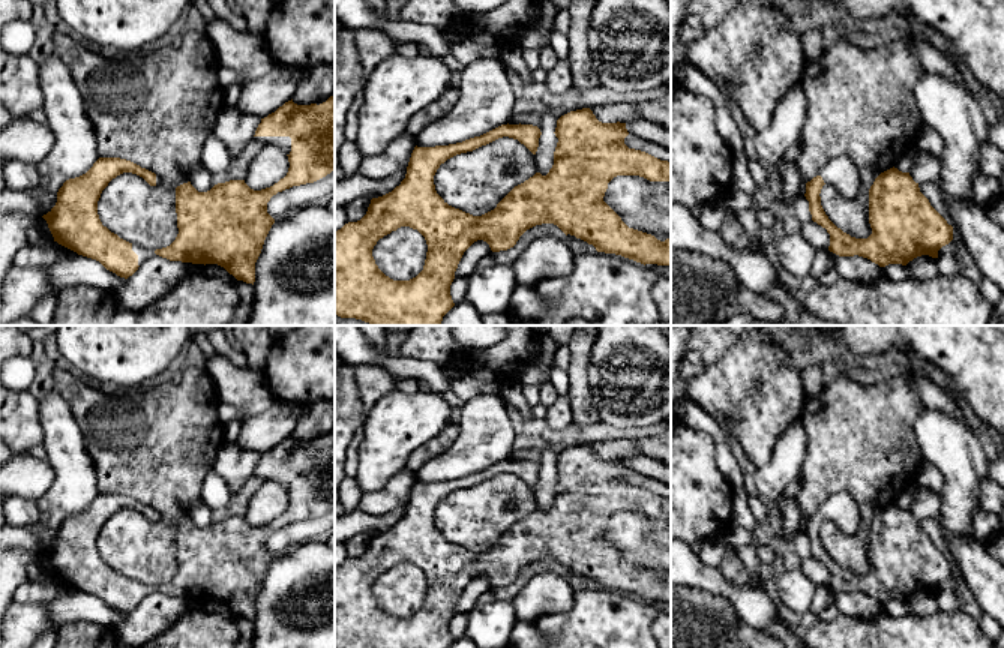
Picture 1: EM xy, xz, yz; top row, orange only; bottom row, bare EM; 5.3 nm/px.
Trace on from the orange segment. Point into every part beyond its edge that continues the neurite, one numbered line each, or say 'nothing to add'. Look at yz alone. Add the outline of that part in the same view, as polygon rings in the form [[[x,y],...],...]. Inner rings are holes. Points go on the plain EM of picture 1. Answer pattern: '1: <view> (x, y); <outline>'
1: yz (841, 507); [[[837,492],[819,507],[825,520],[834,522],[843,532],[852,534],[860,528],[860,512],[852,495]]]

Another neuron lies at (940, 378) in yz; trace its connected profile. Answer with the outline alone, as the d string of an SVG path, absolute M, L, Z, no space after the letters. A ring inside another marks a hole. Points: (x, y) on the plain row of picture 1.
M902 351L900 354L905 356L914 368L923 370L926 376L950 398L953 404L959 405L963 398L954 381L945 372L939 370L935 364L912 356L911 352Z

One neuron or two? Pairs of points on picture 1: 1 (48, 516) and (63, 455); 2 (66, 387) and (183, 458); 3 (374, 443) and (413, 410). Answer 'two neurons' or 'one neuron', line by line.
1: one neuron
2: one neuron
3: one neuron

